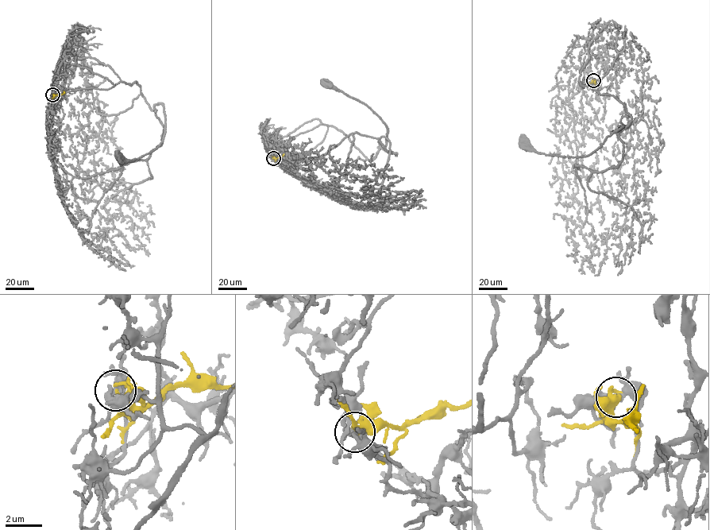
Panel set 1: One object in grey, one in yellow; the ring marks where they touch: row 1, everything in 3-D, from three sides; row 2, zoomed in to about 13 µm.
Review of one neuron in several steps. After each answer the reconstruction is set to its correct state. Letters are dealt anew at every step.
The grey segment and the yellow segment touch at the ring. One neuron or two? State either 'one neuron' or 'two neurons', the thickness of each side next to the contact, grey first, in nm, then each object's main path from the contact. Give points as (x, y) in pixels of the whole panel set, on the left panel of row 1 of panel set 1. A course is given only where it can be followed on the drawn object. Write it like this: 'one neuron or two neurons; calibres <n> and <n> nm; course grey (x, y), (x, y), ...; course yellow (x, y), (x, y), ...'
two neurons; calibres 220 and 320 nm; course grey (52, 94), (135, 81), (152, 110), (162, 104), (159, 145), (130, 160), (118, 155); course yellow (52, 94), (65, 92)

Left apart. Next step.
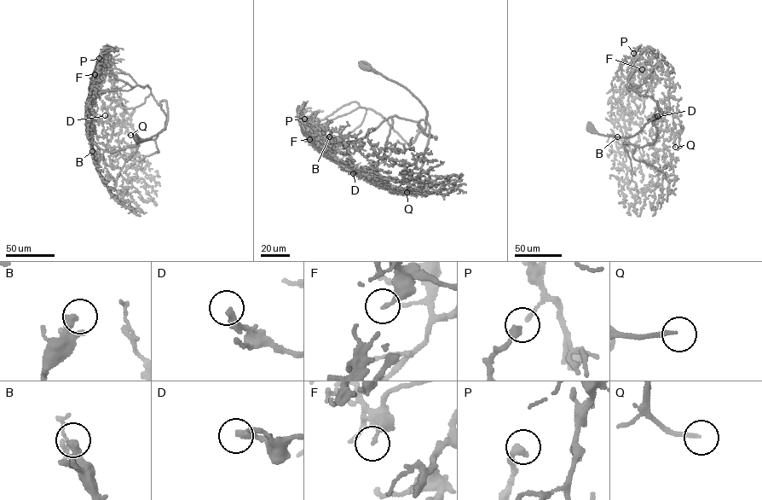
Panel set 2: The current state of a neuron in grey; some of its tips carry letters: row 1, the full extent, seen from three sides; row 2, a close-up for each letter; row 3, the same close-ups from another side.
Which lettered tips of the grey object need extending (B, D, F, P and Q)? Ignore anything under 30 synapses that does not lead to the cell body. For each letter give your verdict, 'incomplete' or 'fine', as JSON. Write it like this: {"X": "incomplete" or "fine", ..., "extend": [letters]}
{"B": "fine", "D": "fine", "F": "fine", "P": "incomplete", "Q": "incomplete", "extend": ["P", "Q"]}

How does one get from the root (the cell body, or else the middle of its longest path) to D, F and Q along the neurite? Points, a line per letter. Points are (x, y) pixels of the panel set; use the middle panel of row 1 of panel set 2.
D: (364, 66), (404, 86), (427, 114), (425, 130), (417, 131), (410, 144), (397, 141), (371, 177), (353, 173)
F: (364, 66), (418, 101), (427, 113), (425, 130), (408, 144), (381, 114), (354, 101), (320, 120), (309, 139)
Q: (364, 66), (404, 86), (426, 110), (425, 130), (410, 144), (397, 140), (371, 173), (387, 188), (406, 192)

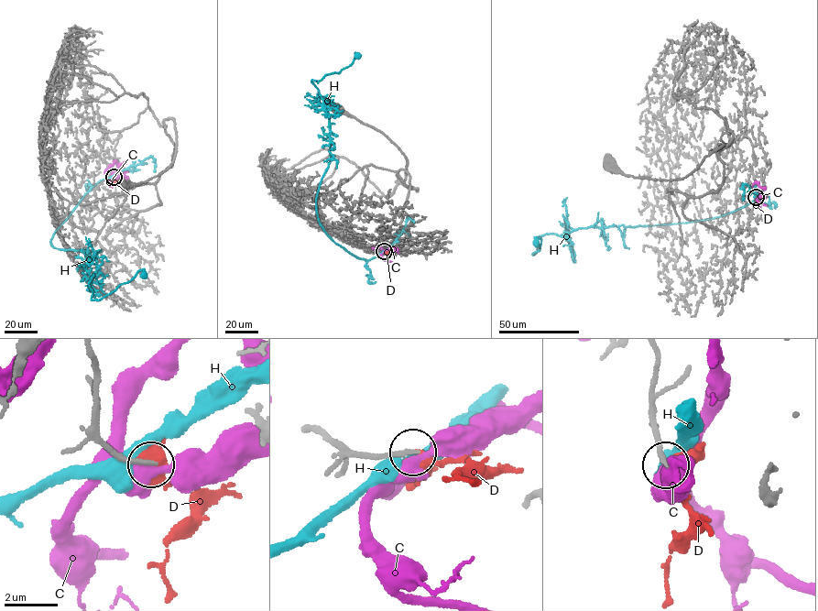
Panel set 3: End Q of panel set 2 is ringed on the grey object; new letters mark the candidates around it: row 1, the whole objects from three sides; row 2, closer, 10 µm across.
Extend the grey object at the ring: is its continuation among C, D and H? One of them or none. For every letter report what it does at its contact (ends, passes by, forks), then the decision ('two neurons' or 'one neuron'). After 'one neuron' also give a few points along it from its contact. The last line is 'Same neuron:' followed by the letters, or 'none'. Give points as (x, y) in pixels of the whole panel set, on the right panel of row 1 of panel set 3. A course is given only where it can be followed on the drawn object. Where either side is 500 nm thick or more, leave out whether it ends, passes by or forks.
C: it forks | two neurons
D: it passes by | one neuron
H: it forks | two neurons
Same neuron: D

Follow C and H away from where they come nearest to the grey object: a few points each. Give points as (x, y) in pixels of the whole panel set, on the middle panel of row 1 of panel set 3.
C: (383, 251), (386, 249), (380, 246), (372, 247)
H: (382, 252), (365, 260), (348, 253), (316, 212), (331, 140), (326, 103), (311, 81), (356, 55)

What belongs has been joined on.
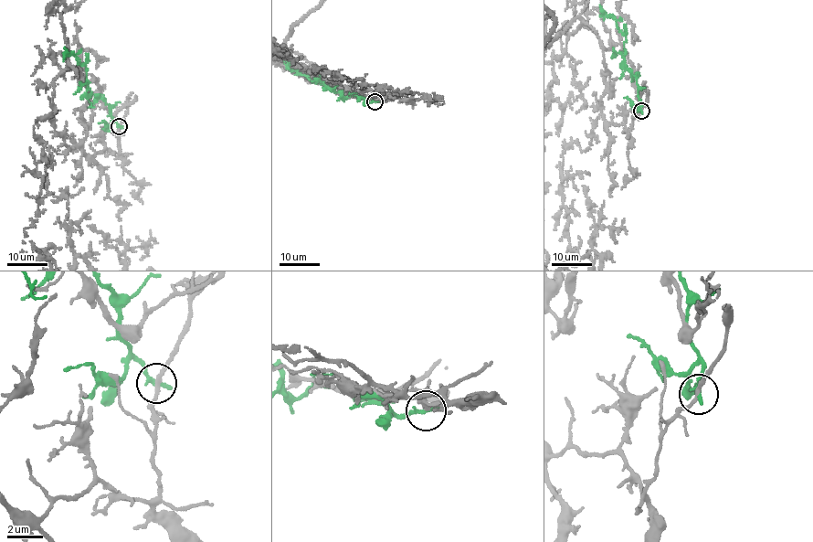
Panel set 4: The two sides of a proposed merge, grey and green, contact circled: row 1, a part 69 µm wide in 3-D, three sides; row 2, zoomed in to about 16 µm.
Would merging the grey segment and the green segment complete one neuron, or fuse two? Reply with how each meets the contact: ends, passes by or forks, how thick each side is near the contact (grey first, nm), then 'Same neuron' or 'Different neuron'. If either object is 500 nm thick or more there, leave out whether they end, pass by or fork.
At the ring grey passes by. At the ring green ends. Thickness 190 nm (grey) against 280 nm. Different neuron

